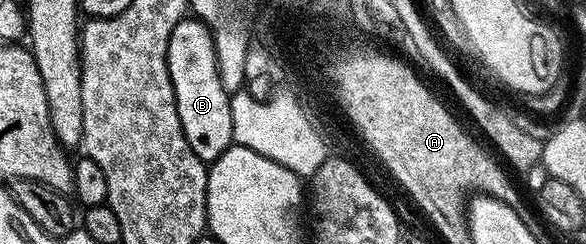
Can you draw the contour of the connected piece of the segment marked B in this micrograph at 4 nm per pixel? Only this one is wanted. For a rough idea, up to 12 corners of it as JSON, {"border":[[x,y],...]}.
{"border":[[176,25],[168,69],[184,137],[212,165],[235,146],[212,31]]}

